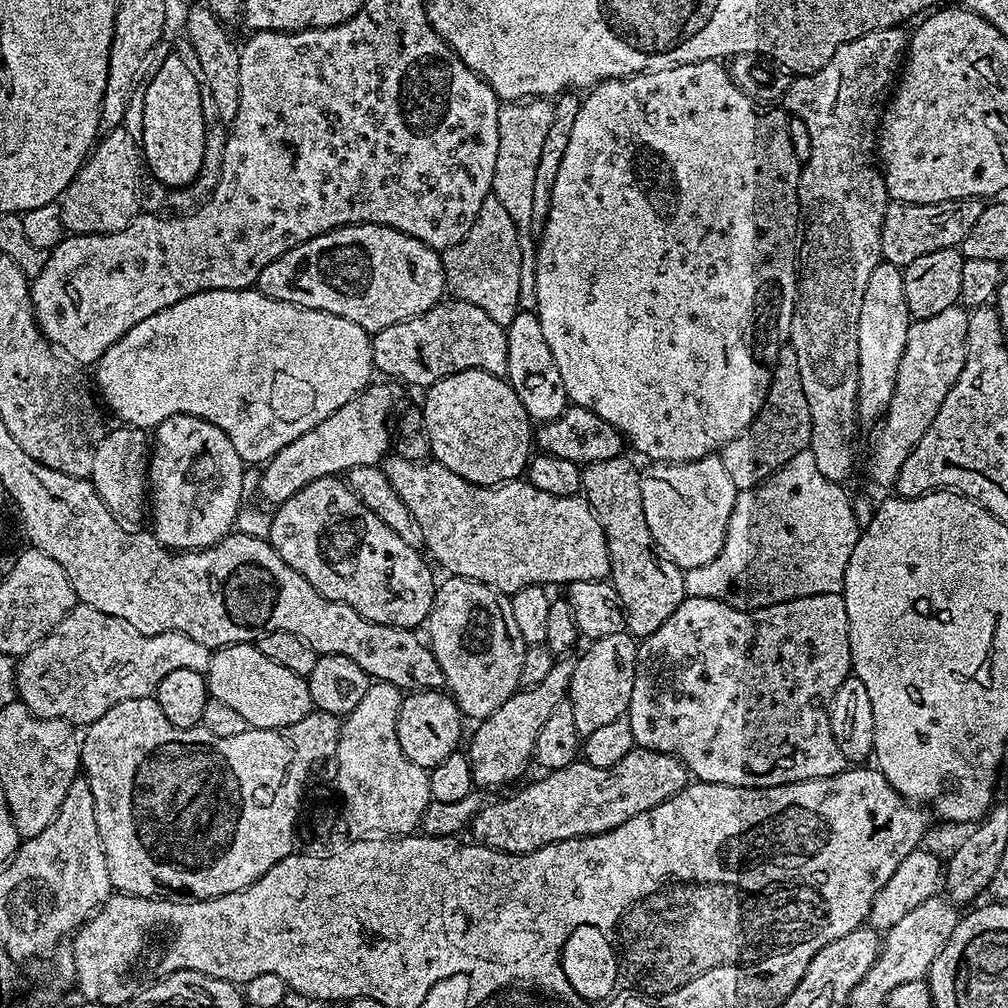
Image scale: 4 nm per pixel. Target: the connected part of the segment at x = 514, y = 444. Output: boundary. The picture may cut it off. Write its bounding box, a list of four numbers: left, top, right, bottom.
[423,368,534,486]

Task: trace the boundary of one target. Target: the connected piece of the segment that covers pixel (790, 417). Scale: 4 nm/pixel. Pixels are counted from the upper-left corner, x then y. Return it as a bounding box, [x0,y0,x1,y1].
[718,346,812,490]

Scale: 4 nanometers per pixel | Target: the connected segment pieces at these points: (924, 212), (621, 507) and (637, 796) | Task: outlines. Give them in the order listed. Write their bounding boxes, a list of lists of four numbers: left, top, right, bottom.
[[880,198,985,268],[582,454,686,638],[470,746,690,854]]

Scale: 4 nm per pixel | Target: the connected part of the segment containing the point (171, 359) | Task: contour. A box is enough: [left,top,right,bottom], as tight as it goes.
[122,287,374,466]

